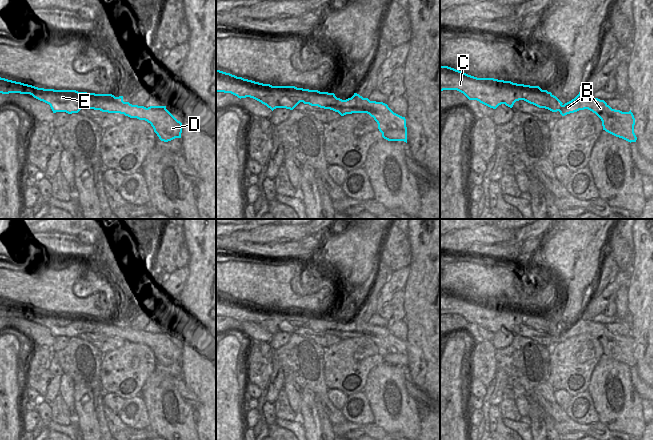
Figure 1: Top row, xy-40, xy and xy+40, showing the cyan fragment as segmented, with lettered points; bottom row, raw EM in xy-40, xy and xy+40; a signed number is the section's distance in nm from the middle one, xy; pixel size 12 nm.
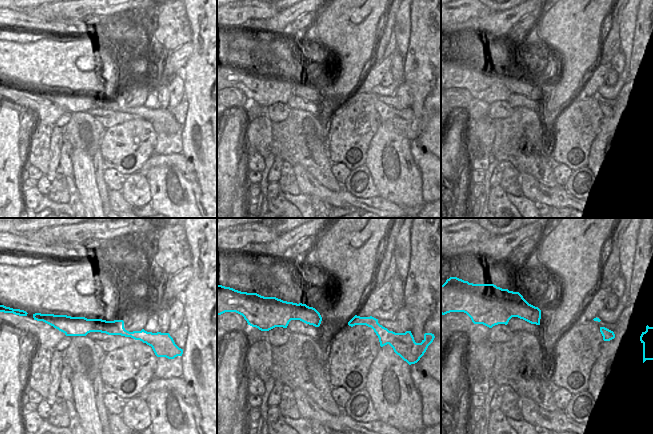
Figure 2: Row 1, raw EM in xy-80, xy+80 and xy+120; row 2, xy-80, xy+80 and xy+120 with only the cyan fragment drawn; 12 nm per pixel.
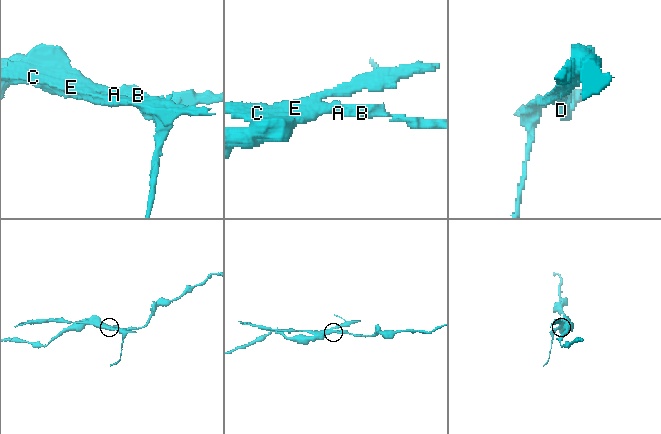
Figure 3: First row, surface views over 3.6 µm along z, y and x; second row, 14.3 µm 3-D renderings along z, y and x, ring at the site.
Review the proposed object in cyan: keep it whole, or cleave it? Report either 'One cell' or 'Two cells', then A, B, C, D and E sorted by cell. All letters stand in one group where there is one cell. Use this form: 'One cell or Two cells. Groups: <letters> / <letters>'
Two cells. Groups: A B D / C E.

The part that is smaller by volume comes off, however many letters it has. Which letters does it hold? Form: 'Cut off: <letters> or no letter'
Cut off: C, E

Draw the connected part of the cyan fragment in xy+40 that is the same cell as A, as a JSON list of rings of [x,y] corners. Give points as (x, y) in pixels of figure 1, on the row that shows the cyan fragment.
[[[518,84],[518,90],[523,92],[521,98],[524,101],[552,112],[559,111],[562,116],[588,109],[601,119],[603,130],[606,132],[630,143],[637,140],[634,133],[635,118],[631,110],[622,112],[612,109],[604,100],[585,97],[581,91],[574,99],[563,104],[551,92],[542,90],[539,86]]]

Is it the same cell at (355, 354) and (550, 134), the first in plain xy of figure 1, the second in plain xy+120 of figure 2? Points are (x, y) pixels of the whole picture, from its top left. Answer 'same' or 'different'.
different

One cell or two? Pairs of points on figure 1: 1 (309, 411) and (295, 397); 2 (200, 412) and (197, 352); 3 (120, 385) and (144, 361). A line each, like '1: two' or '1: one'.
1: two
2: one
3: one

